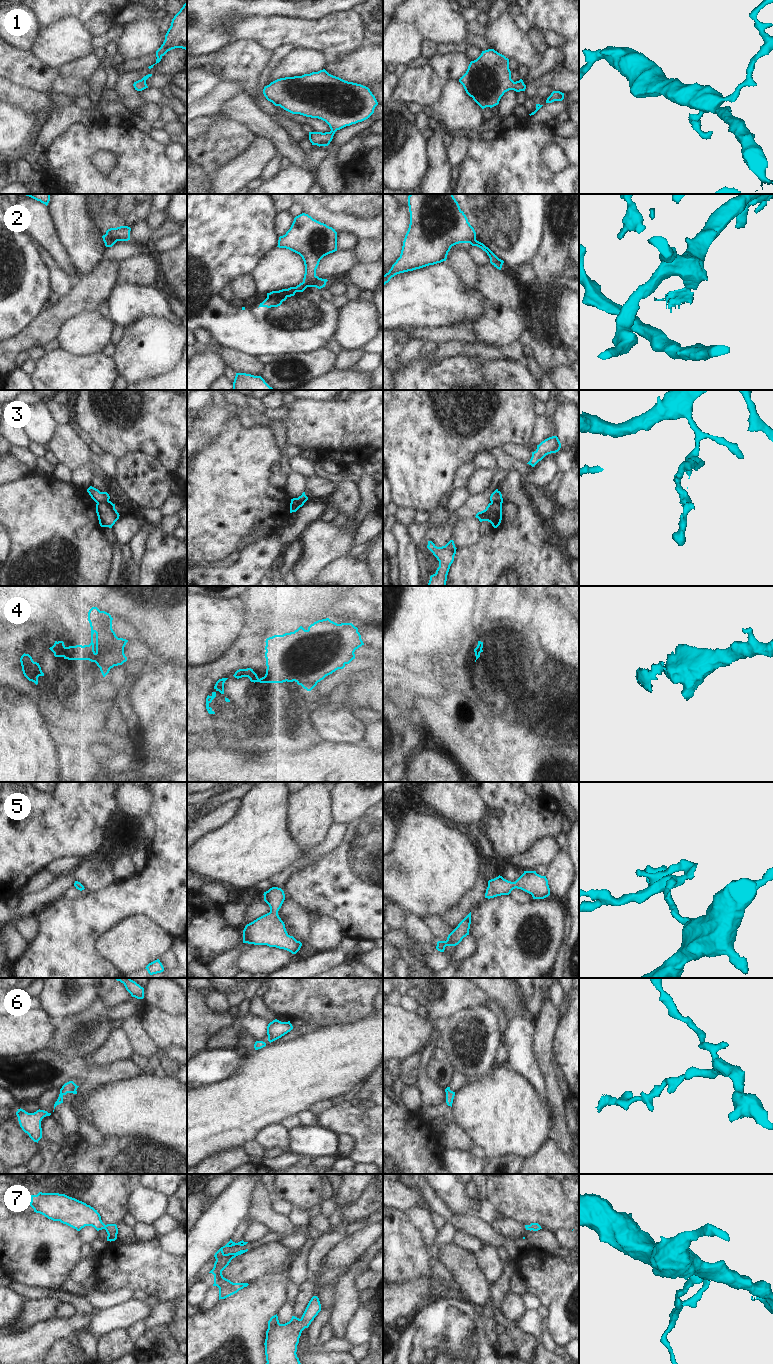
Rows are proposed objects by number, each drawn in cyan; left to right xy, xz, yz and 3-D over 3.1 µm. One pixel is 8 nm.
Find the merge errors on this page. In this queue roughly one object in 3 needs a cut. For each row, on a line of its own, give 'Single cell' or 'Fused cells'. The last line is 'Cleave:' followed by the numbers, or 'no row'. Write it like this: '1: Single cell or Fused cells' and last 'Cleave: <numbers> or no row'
1: Single cell
2: Fused cells
3: Fused cells
4: Fused cells
5: Single cell
6: Single cell
7: Single cell
Cleave: 2, 3, 4

